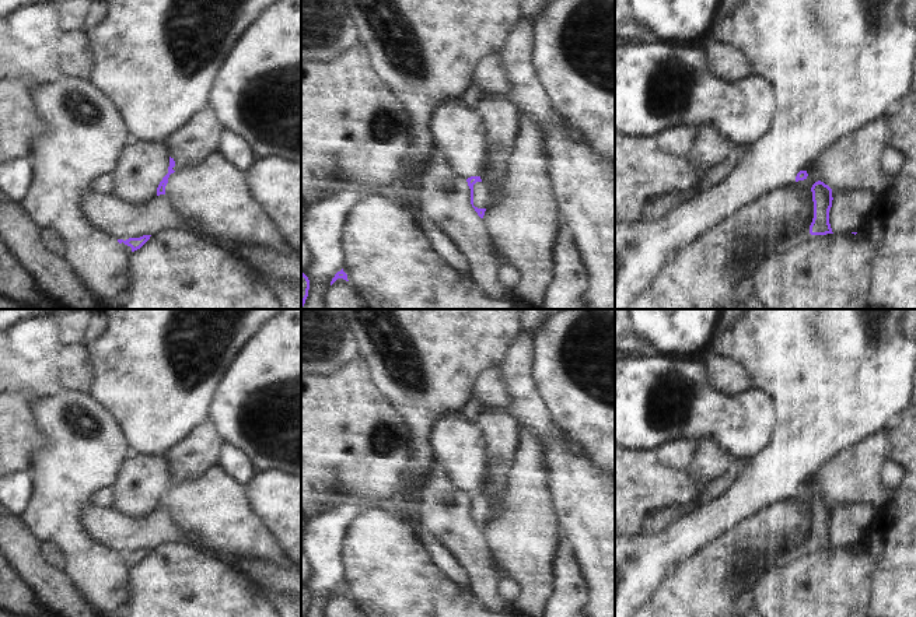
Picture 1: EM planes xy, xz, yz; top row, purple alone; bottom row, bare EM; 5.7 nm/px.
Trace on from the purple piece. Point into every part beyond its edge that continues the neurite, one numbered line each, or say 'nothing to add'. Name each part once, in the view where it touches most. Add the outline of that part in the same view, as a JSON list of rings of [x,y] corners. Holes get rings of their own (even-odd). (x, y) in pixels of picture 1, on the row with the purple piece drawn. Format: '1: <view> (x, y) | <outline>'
1: xz (500, 118) | [[[506,95],[482,97],[475,112],[480,116],[485,127],[492,169],[485,172],[480,176],[482,180],[473,185],[473,206],[487,208],[500,197],[507,157],[511,151],[521,115]]]

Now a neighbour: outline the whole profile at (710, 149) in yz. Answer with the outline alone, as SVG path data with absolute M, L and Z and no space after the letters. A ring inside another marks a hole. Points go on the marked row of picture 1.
M705 125L698 129L689 157L696 168L706 172L723 164L734 148L735 146L731 140L717 132L713 126Z

